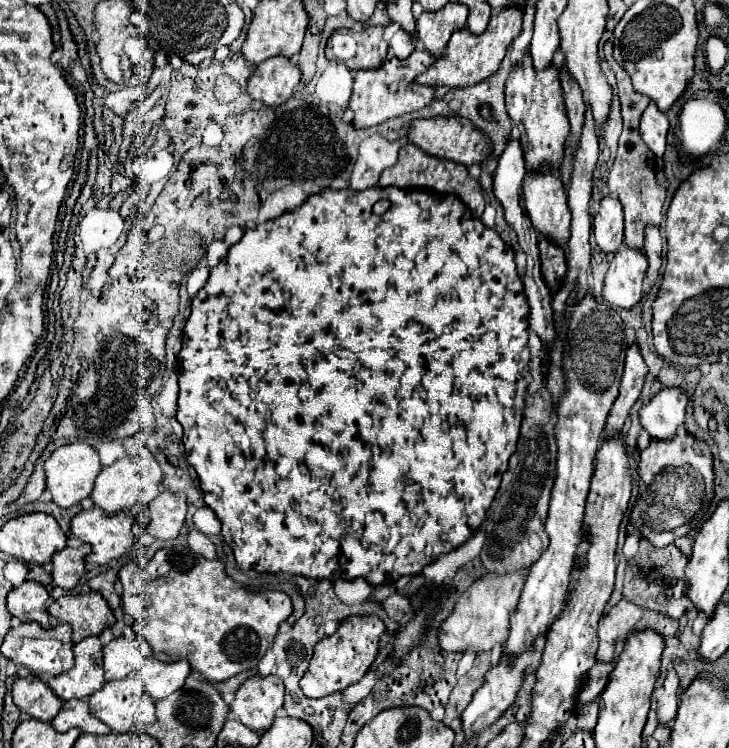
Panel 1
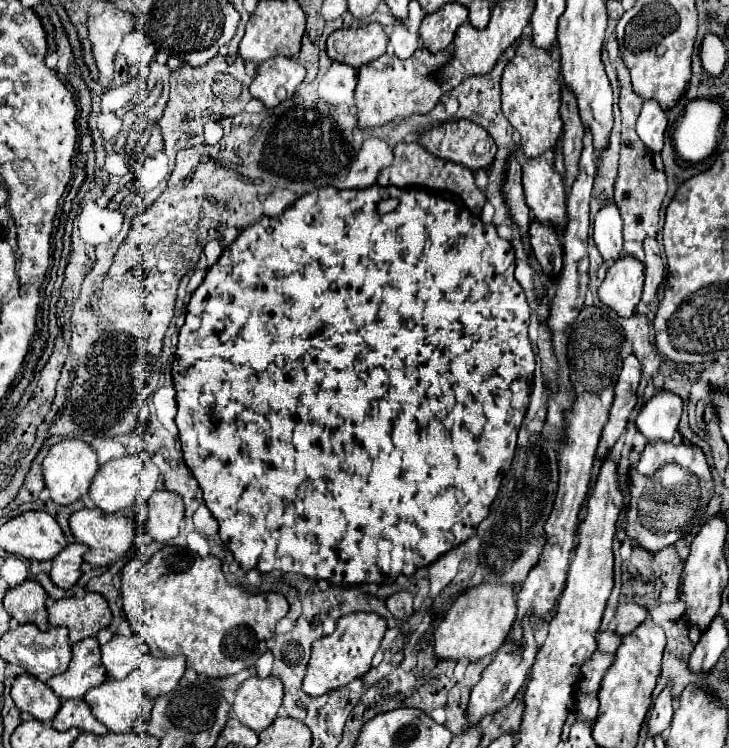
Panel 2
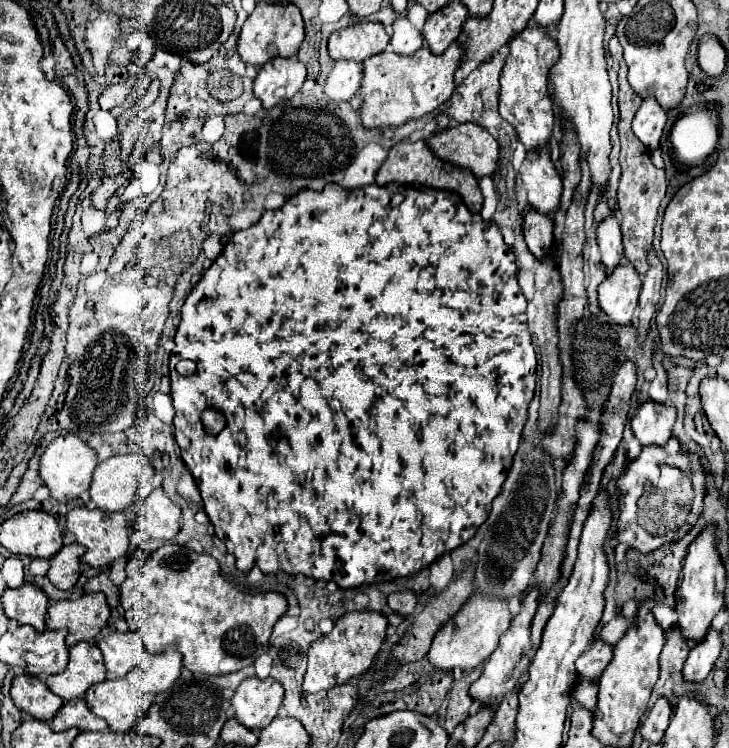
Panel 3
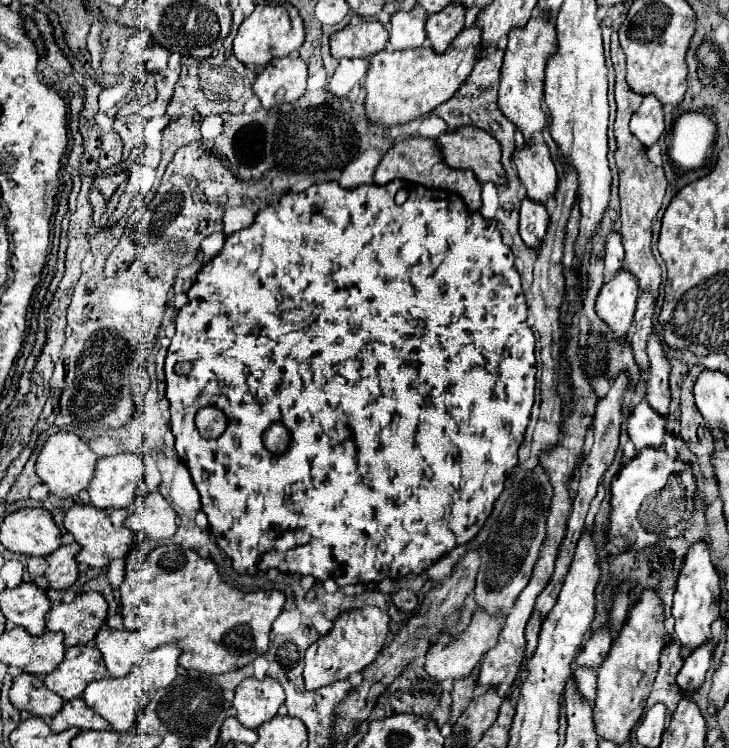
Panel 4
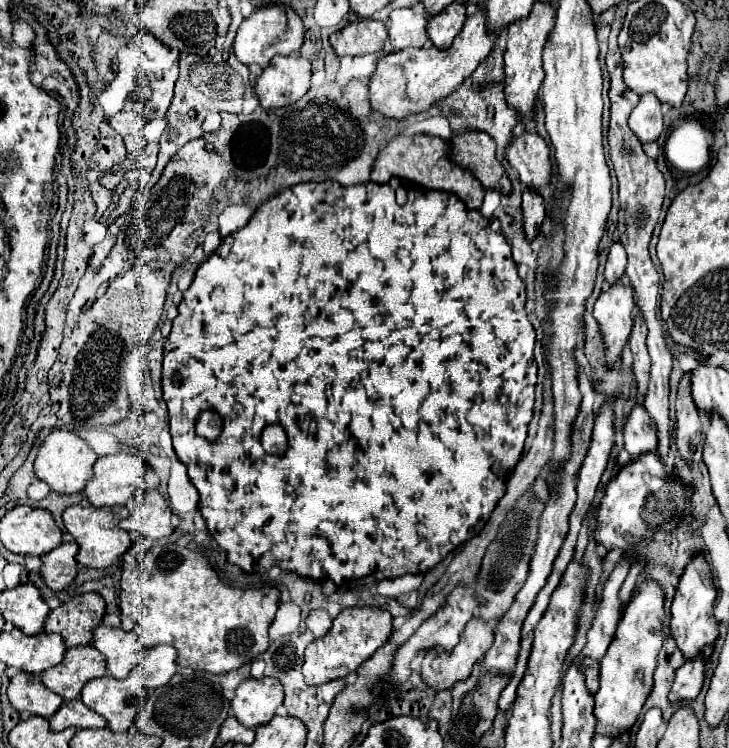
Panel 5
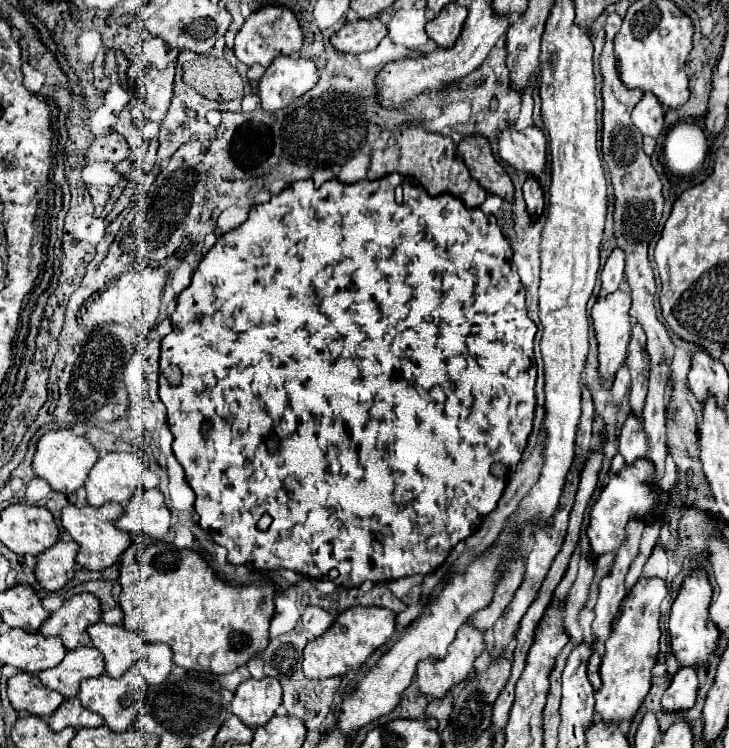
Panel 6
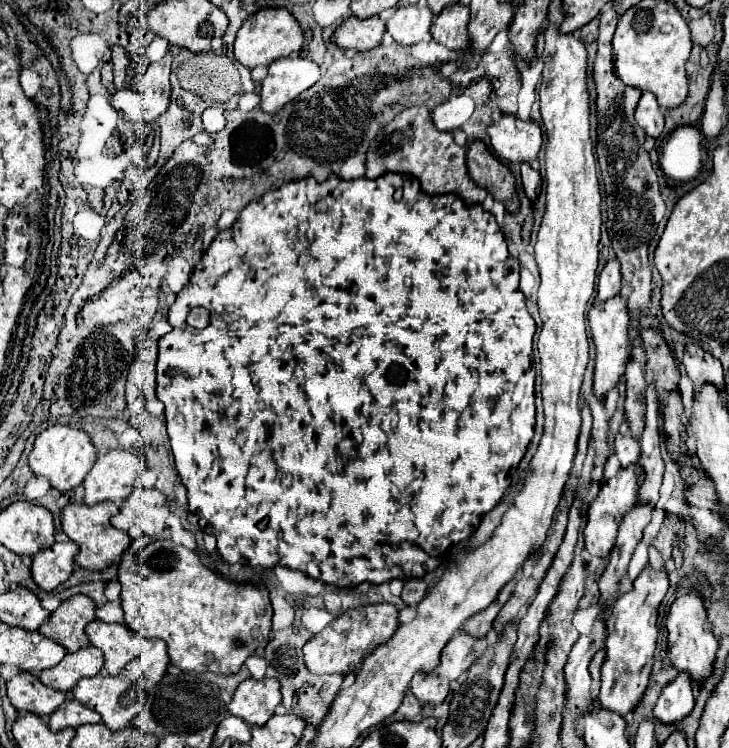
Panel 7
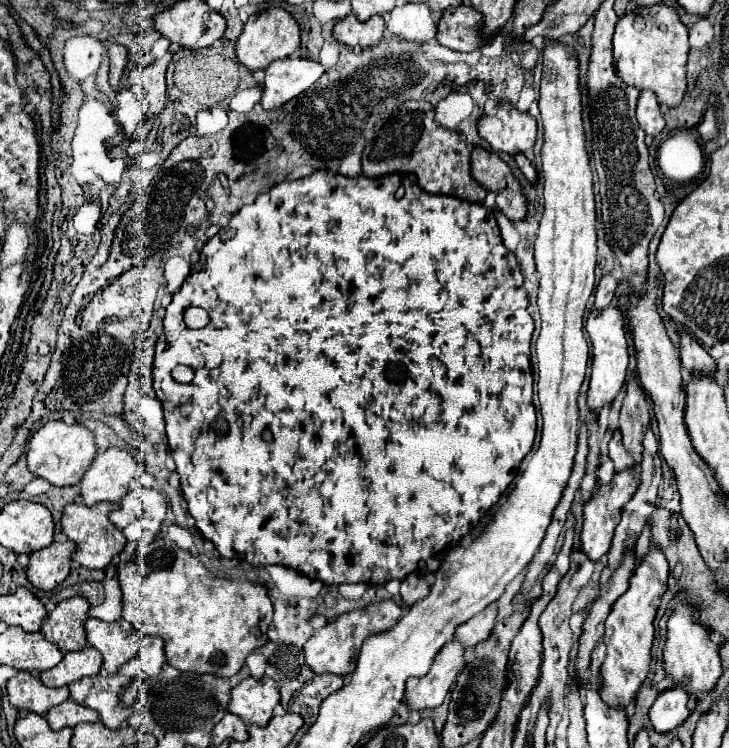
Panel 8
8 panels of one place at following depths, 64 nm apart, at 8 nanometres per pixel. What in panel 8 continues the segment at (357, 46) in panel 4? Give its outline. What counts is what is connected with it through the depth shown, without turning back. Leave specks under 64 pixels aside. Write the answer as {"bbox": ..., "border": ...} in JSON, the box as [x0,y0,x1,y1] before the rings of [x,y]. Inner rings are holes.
{"bbox":[334,14,384,48],"border":[[[348,14],[334,26],[334,38],[350,48],[370,48],[382,40],[384,20],[382,16],[372,16],[366,22],[360,22],[354,14]]]}

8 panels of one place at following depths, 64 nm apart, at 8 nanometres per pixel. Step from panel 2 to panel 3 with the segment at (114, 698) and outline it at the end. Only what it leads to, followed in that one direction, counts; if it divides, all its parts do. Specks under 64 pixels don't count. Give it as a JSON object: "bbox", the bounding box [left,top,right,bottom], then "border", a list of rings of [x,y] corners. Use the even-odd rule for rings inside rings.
{"bbox":[84,674,154,732],"border":[[[132,674],[118,680],[104,680],[92,684],[84,700],[96,716],[108,722],[112,730],[128,732],[136,726],[136,720],[140,720],[154,700],[154,696],[144,694],[138,684],[140,678],[134,678]]]}

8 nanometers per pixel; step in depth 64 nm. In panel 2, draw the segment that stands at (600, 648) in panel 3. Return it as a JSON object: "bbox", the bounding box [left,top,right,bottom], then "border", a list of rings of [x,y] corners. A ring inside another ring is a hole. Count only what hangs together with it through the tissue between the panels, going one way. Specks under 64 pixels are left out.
{"bbox":[580,648,614,692],"border":[[[596,648],[596,652],[592,654],[590,660],[586,660],[580,670],[582,670],[582,680],[580,680],[580,690],[582,692],[598,692],[600,690],[600,682],[606,674],[606,670],[610,668],[614,660],[614,654],[606,654],[602,650]]]}

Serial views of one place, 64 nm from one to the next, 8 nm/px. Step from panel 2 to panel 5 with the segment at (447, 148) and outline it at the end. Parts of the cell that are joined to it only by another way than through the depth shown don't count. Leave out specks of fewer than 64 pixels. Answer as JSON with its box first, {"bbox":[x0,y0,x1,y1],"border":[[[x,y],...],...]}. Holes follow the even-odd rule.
{"bbox":[450,132,512,196],"border":[[[486,132],[456,134],[450,140],[450,148],[452,160],[468,168],[486,190],[492,188],[504,196],[510,196],[512,184],[506,170],[496,160],[496,142]]]}

